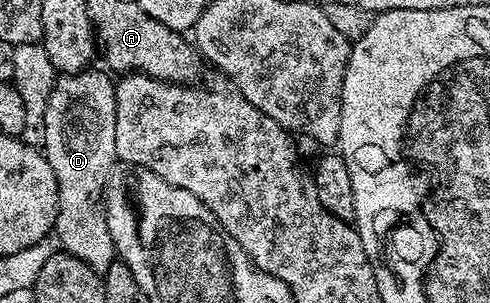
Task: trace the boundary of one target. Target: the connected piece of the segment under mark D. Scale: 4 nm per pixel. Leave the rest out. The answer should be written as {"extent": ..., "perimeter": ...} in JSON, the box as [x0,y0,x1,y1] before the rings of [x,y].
{"extent":[42,70,118,275],"perimeter":[[[94,70],[63,74],[53,82],[50,99],[46,103],[42,152],[54,171],[54,179],[58,179],[58,215],[54,237],[60,240],[59,248],[70,256],[76,256],[102,275],[117,260],[114,239],[110,239],[110,227],[106,227],[104,214],[104,189],[108,186],[108,177],[118,161],[114,147],[116,89],[109,74],[106,76]]]}

